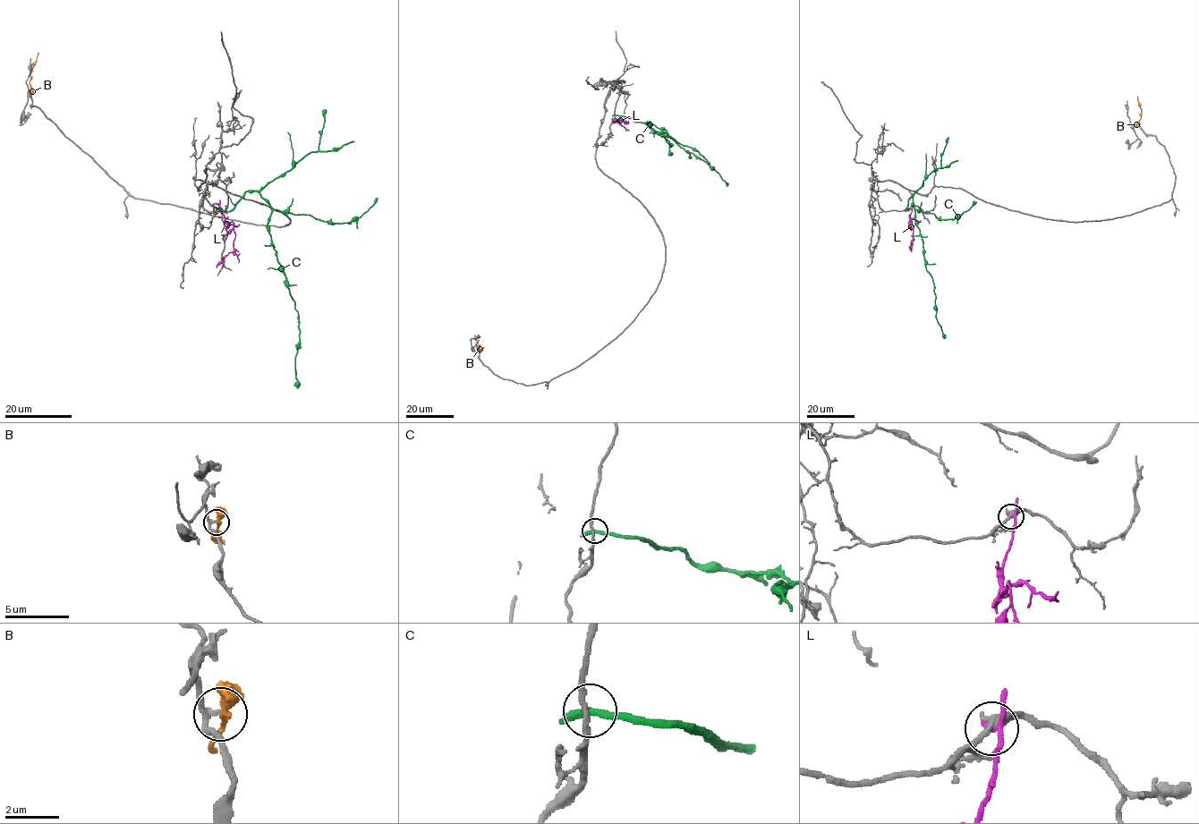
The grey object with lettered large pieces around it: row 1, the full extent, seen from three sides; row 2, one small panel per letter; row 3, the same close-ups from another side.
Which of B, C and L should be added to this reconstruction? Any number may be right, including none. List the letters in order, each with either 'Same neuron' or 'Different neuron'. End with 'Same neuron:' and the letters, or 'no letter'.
B: Same neuron
C: Different neuron
L: Different neuron
Same neuron: B

